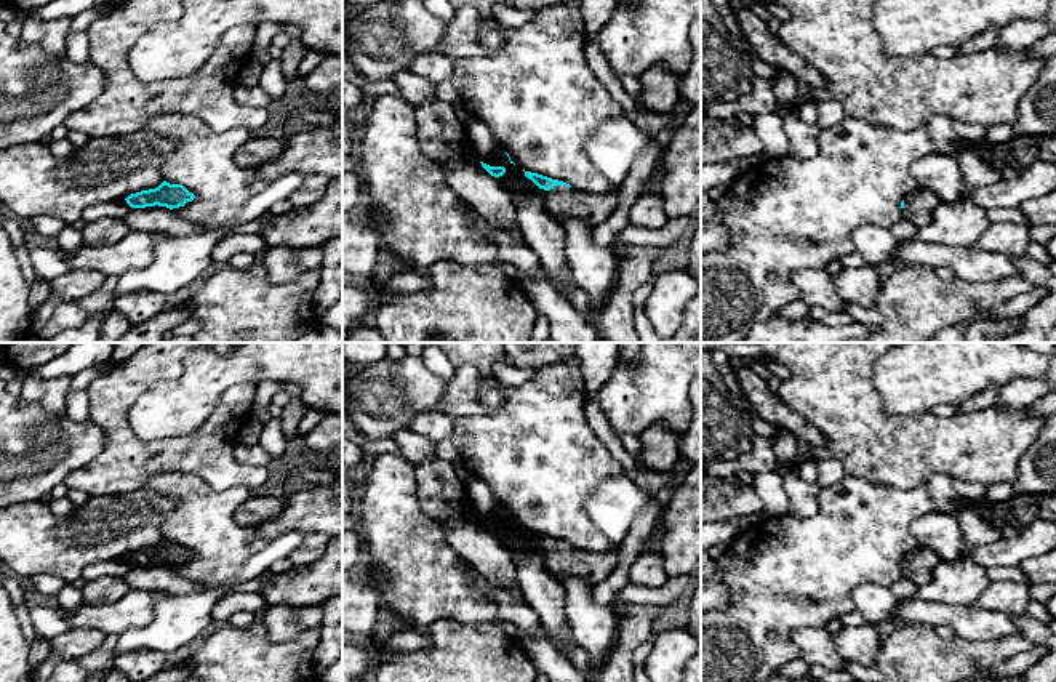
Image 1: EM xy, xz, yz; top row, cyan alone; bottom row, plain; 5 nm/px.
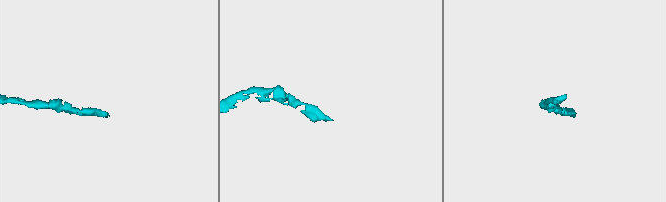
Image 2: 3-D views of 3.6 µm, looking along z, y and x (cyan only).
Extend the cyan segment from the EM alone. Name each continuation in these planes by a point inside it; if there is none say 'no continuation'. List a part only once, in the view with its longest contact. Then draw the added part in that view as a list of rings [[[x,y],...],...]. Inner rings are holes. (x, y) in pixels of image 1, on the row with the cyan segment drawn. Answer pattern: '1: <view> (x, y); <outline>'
1: xz (562, 202); [[[613,184],[605,195],[579,192],[573,187],[555,186],[550,191],[541,189],[546,211],[558,223],[576,219],[587,226],[605,223],[619,203],[621,184]]]

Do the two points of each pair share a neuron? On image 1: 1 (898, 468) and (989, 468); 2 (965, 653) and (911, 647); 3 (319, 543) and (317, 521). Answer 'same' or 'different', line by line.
1: same
2: same
3: different

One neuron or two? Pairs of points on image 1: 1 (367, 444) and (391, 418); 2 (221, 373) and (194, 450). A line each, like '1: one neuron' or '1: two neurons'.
1: two neurons
2: two neurons

